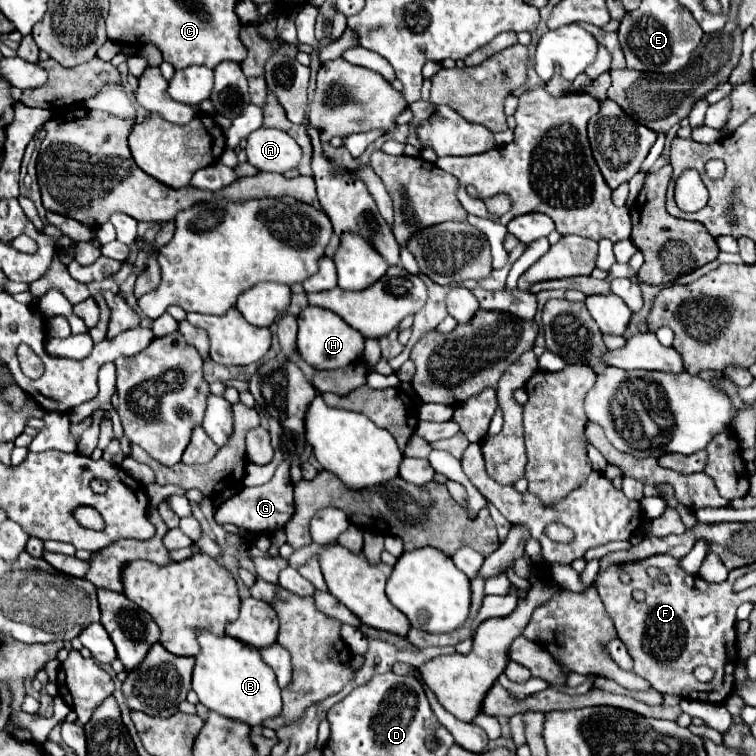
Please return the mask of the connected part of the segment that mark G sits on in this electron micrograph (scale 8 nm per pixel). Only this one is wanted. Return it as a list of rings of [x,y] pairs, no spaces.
[[[282,462],[268,484],[262,484],[256,488],[242,488],[238,494],[224,500],[216,510],[216,522],[234,524],[254,536],[260,536],[260,534],[274,536],[278,530],[286,526],[292,514],[294,514],[294,484],[290,480],[290,464]]]

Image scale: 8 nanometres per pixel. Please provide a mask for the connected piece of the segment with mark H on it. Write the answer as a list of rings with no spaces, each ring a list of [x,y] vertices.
[[[308,306],[298,316],[298,352],[312,368],[344,368],[350,360],[358,360],[364,354],[364,340],[360,332],[350,328],[334,312]]]

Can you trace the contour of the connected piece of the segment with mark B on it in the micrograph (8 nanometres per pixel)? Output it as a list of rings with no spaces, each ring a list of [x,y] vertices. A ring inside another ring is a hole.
[[[208,630],[198,632],[198,642],[202,650],[196,656],[192,690],[208,710],[232,720],[242,720],[248,726],[262,726],[264,720],[282,712],[282,698],[274,680],[274,670],[262,660],[256,648],[242,644],[232,636],[216,636]]]

